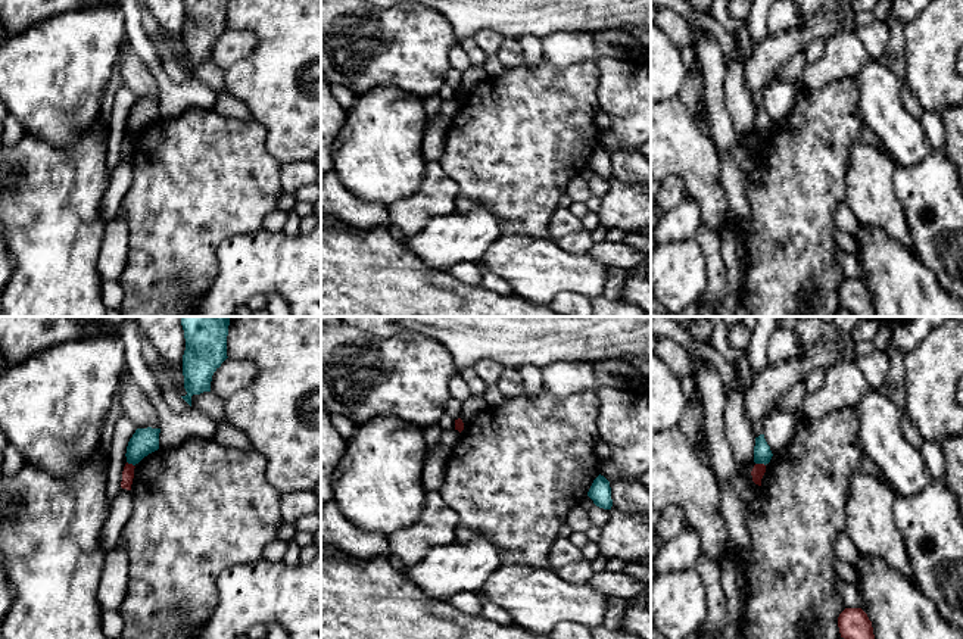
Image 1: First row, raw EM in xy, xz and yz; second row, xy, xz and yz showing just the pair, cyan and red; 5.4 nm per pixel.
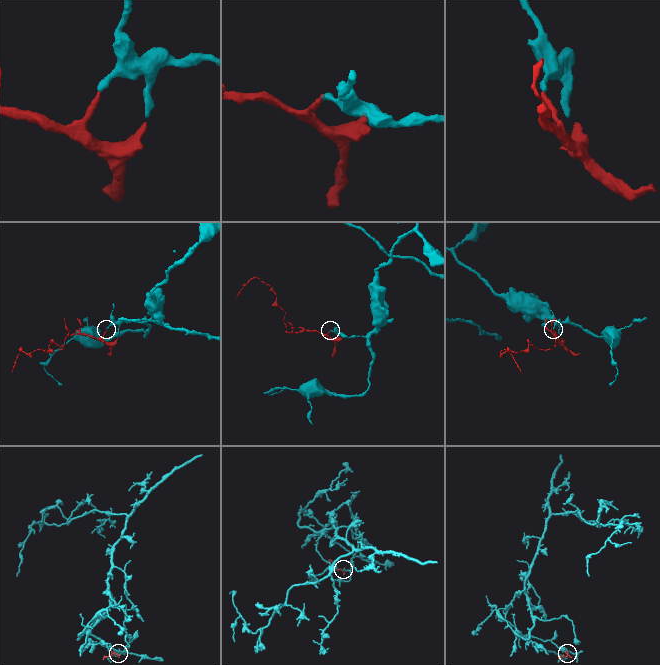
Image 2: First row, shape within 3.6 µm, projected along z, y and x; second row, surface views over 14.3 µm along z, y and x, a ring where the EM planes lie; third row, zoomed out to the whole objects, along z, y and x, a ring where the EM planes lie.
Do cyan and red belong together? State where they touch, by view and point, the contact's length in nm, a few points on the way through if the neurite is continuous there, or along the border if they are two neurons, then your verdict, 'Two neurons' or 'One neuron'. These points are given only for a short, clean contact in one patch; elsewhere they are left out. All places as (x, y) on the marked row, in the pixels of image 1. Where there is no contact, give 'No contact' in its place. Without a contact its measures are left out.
Touches cyan at yz (760, 463). Shared border 60 nm. Boundary: yz (756, 463), (764, 465). Two neurons

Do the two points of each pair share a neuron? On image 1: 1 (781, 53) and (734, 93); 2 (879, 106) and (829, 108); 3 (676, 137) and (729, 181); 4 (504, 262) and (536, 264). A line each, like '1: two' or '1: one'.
1: two
2: two
3: two
4: one

